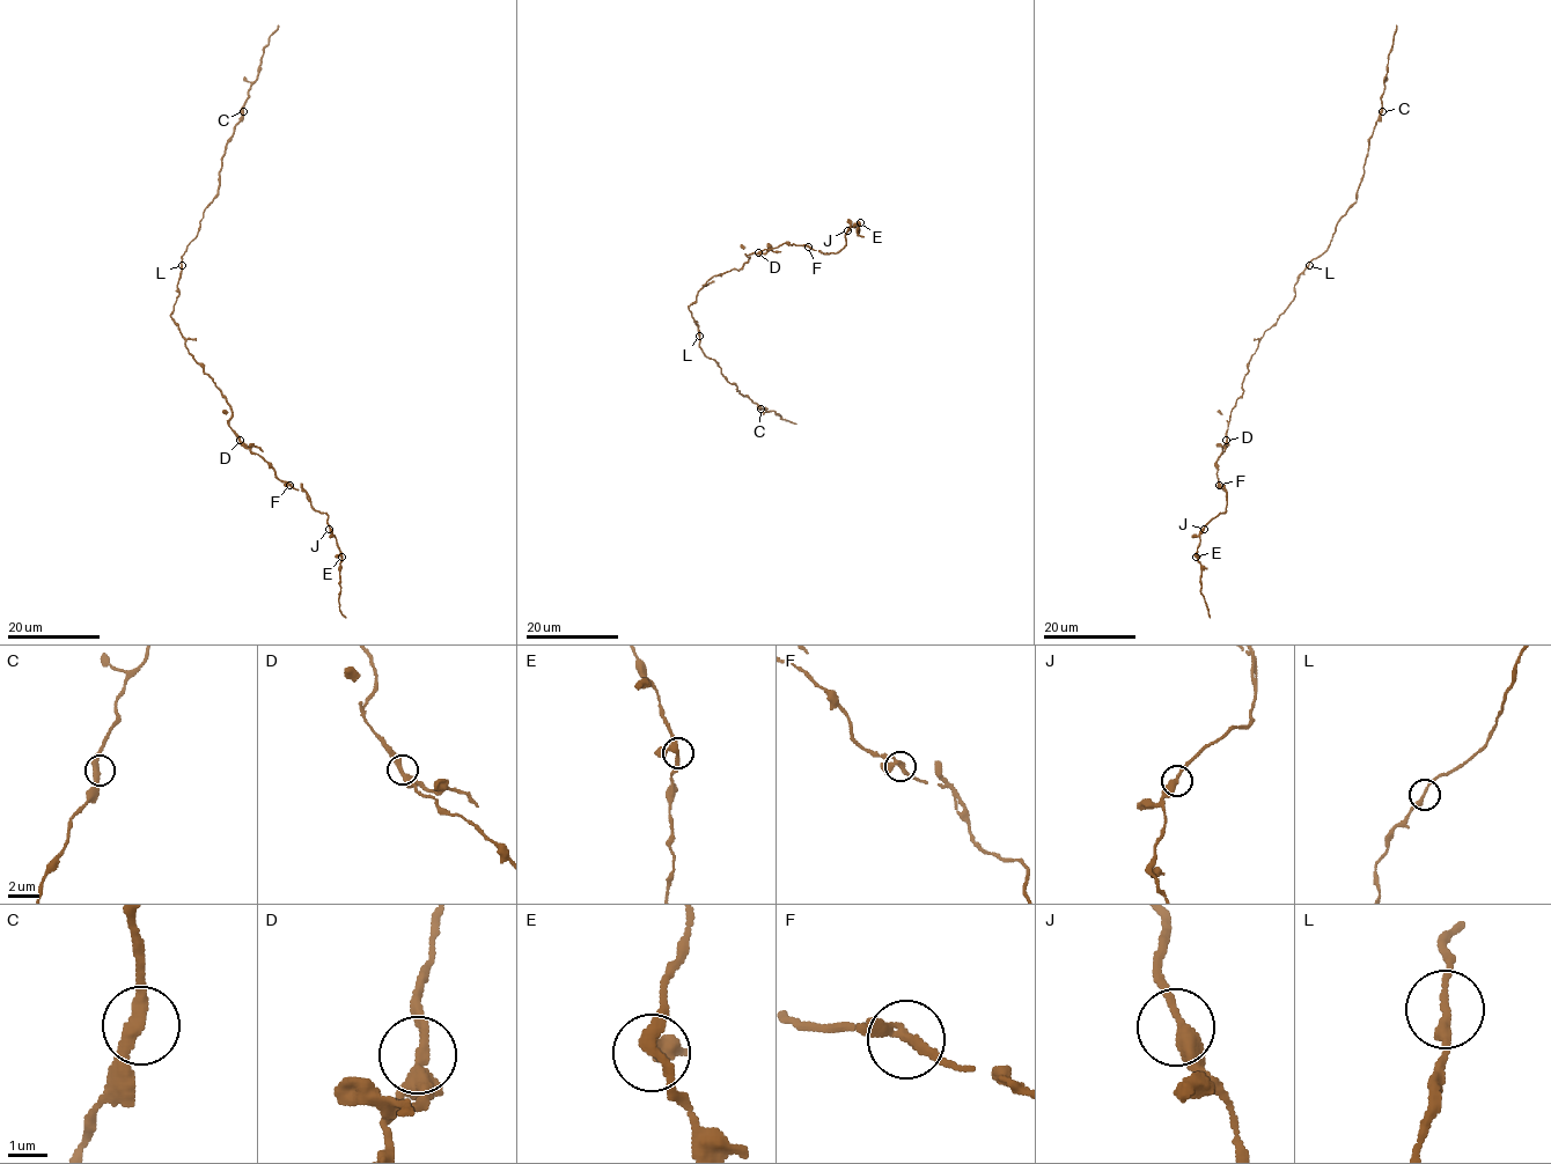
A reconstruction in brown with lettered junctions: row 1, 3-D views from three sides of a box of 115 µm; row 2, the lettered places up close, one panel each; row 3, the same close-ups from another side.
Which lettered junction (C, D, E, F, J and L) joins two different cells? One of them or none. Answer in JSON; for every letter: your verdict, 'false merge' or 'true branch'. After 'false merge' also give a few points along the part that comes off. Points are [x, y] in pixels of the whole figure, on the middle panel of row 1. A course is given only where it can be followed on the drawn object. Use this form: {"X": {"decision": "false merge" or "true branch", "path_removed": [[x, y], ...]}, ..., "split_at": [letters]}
{"C": {"decision": "true branch"}, "D": {"decision": "false merge", "path_removed": [[757, 252], [781, 251]]}, "E": {"decision": "true branch"}, "F": {"decision": "true branch"}, "J": {"decision": "true branch"}, "L": {"decision": "true branch"}, "split_at": ["D"]}

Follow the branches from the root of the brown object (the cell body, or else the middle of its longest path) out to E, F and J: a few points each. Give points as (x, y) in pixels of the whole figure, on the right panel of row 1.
E: (1263, 337), (1217, 462), (1227, 507), (1205, 527), (1196, 557)
F: (1263, 337), (1249, 361), (1243, 393), (1230, 413), (1227, 443), (1217, 462), (1220, 485)
J: (1263, 337), (1217, 462), (1227, 507), (1204, 529)

